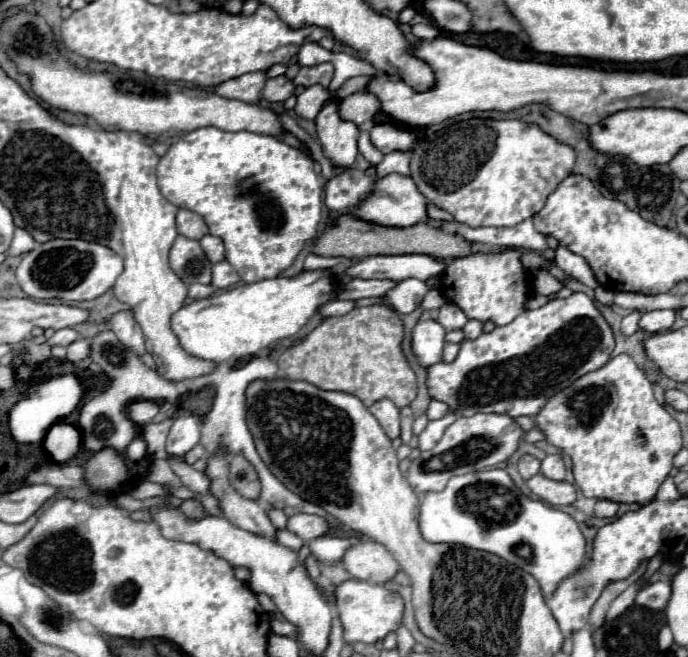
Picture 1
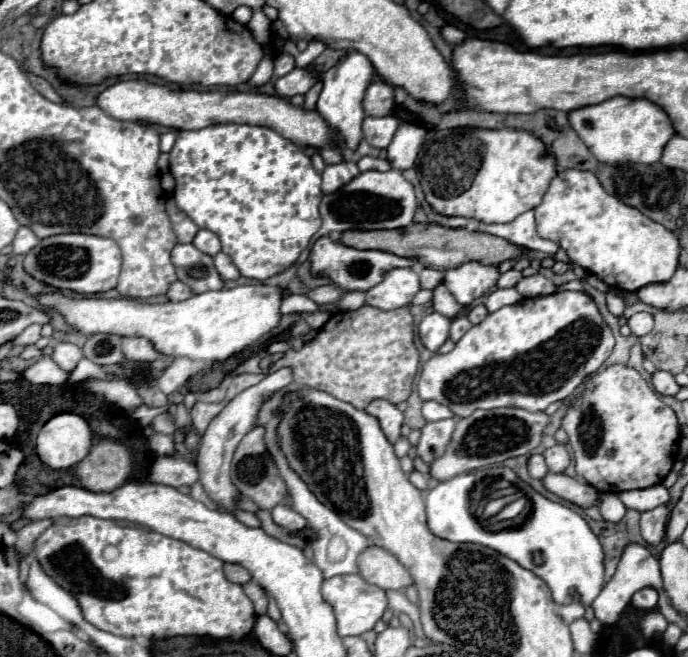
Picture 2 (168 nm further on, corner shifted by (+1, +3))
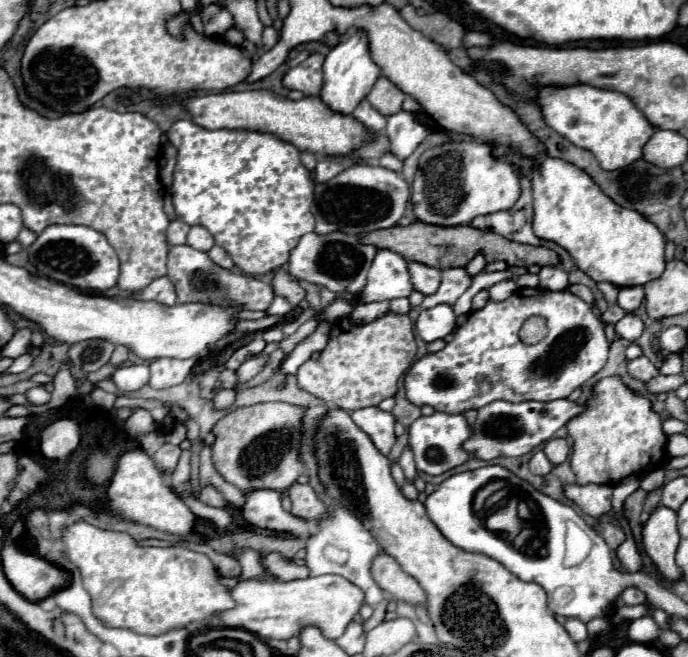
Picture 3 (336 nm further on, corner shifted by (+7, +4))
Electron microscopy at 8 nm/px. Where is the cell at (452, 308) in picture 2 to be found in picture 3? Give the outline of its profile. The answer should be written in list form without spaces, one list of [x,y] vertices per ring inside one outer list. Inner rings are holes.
[[[410,263],[410,273],[412,273],[412,285],[416,291],[422,295],[434,295],[440,287],[440,269],[428,267],[422,263]]]

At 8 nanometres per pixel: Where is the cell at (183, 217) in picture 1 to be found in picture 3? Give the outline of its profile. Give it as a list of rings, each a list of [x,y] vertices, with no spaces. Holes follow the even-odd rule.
[[[180,219],[170,221],[170,227],[168,227],[168,243],[170,245],[182,245],[182,243],[186,243],[188,231],[190,231],[190,227],[184,221],[180,221]]]

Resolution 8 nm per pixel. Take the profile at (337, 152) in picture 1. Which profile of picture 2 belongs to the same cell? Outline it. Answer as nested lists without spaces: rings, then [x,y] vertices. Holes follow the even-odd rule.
[[[350,52],[350,54],[342,56],[336,66],[332,66],[330,70],[326,70],[322,74],[322,92],[320,92],[316,110],[322,114],[322,118],[332,128],[336,128],[338,134],[344,136],[348,148],[356,148],[358,142],[362,140],[362,120],[366,116],[364,108],[362,108],[362,98],[364,98],[366,88],[374,82],[376,76],[378,74],[374,70],[372,62],[360,52]]]

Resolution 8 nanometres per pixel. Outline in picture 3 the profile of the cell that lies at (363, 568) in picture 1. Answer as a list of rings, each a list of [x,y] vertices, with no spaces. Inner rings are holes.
[[[386,553],[376,555],[370,573],[372,579],[378,583],[378,587],[386,591],[390,597],[394,597],[396,601],[406,601],[410,605],[418,605],[426,601],[418,581],[408,573],[404,573],[394,557],[388,557]]]

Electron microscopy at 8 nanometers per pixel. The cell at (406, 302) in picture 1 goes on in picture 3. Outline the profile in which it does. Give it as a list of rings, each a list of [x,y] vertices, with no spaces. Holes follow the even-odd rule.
[[[378,249],[376,259],[368,273],[368,283],[362,289],[360,303],[376,303],[390,301],[398,297],[408,297],[412,293],[412,281],[408,273],[408,263],[392,251]]]

